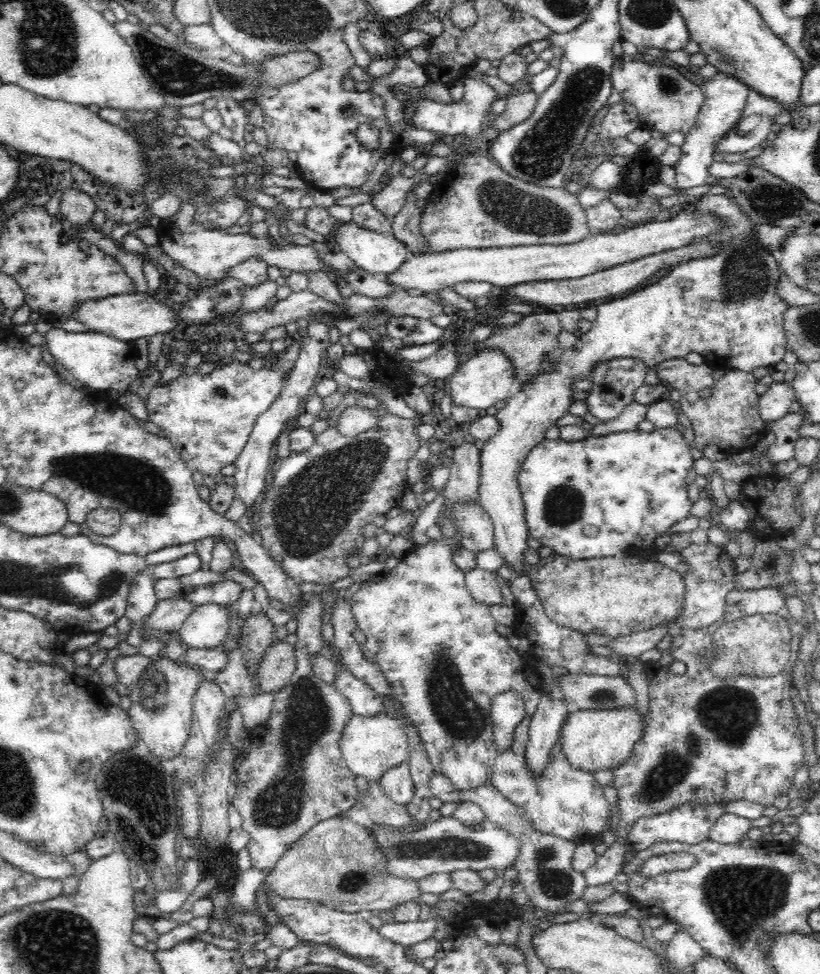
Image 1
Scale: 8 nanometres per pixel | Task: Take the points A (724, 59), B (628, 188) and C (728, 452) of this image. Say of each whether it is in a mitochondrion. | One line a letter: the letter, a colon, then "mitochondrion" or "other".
A: mitochondrion
B: other
C: other

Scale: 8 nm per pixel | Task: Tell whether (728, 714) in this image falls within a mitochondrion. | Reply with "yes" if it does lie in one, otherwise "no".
yes

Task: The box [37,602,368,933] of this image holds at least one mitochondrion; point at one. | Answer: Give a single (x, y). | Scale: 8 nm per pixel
(279, 805)

